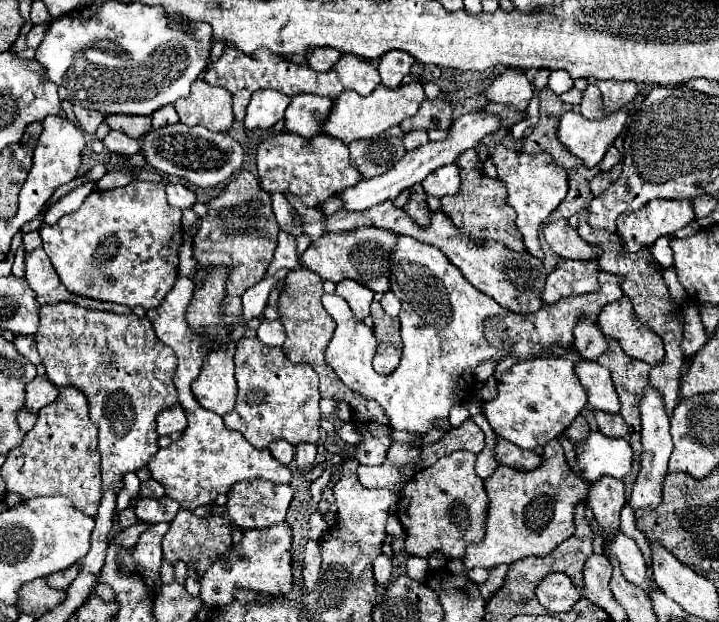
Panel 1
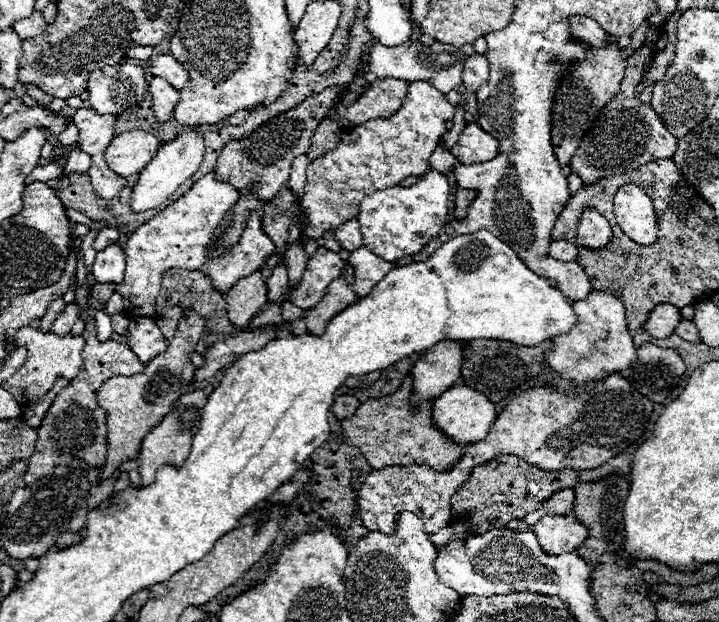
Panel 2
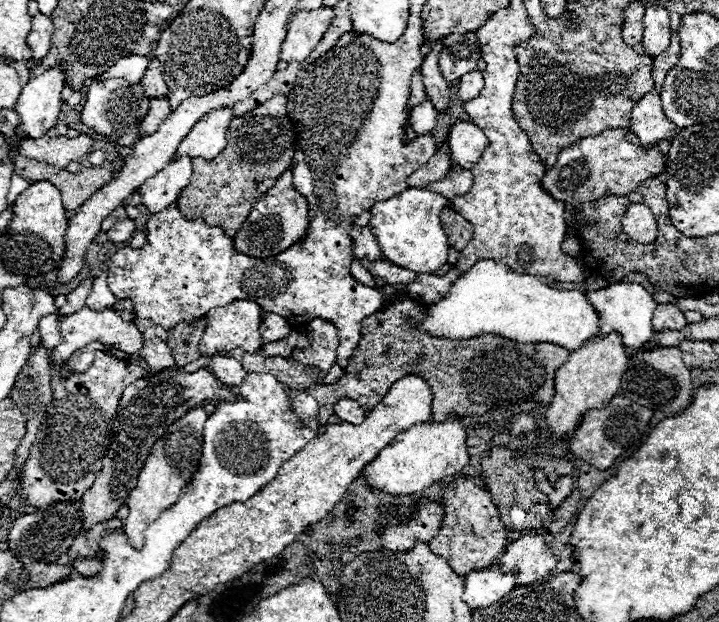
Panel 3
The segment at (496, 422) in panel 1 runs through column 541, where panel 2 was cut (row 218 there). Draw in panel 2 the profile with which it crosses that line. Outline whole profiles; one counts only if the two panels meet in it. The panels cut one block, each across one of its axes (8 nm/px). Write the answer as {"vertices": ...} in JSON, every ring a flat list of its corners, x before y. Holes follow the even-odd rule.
{"vertices":[[428,172,414,186,392,186,366,196,360,204,360,230,364,236,364,248,378,254,388,262,396,262,404,256,418,254,432,238,442,234,448,216,448,178,440,172]]}

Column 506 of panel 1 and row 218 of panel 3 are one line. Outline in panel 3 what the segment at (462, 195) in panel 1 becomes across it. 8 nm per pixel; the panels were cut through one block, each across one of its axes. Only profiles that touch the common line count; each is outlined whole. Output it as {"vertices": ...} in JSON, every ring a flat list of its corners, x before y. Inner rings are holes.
{"vertices":[[278,94,274,98,270,98,266,104,246,112,244,116,238,116,230,122,228,134,226,134,226,148,216,156,216,160,212,162,204,162,202,158,194,160,194,174,190,184,180,192,178,198,178,208,184,216,188,218,204,218,206,224,210,226,222,226,222,230,228,236,234,236,240,226,244,224,244,220,248,218,252,206,256,204,258,196,264,194,268,188,272,188,276,184,276,178,288,170,292,166,292,158,296,152,296,132,292,126,292,120,286,112,286,96]]}

